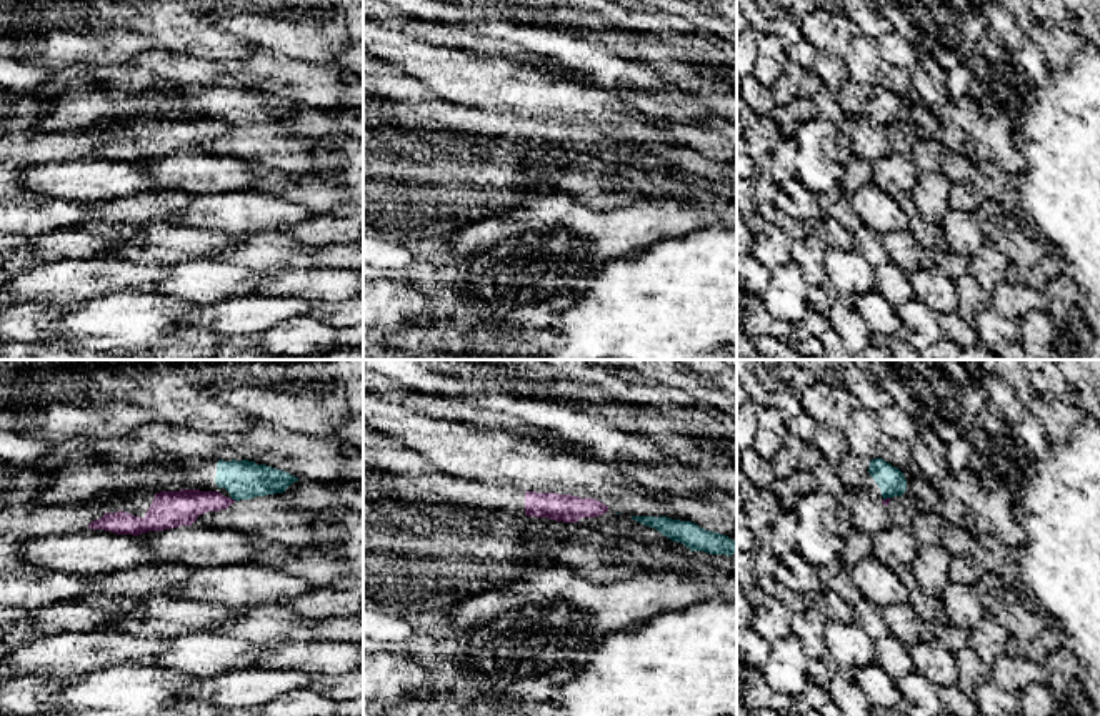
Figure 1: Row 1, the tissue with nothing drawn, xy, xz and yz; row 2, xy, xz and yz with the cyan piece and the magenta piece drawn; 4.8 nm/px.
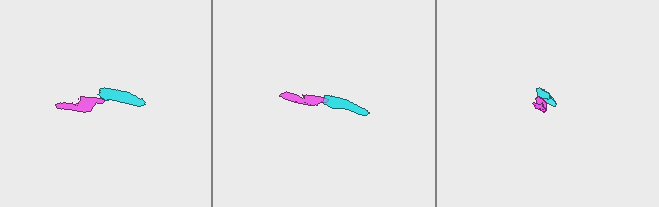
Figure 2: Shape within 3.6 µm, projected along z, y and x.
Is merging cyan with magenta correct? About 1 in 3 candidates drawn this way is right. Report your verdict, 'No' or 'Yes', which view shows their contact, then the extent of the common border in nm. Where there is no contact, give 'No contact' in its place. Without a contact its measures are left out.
No. Touches cyan in xy. Shared border 30 nm

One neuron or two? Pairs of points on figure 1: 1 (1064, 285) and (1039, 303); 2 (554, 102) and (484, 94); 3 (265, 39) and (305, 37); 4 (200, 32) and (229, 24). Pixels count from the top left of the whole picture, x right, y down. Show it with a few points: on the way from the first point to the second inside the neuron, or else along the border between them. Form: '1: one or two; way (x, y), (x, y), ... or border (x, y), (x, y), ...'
1: two; border (1042, 290), (1052, 303)
2: one; way (537, 94), (500, 94)
3: one; way (275, 37), (295, 37)
4: two; border (214, 25), (254, 42)

